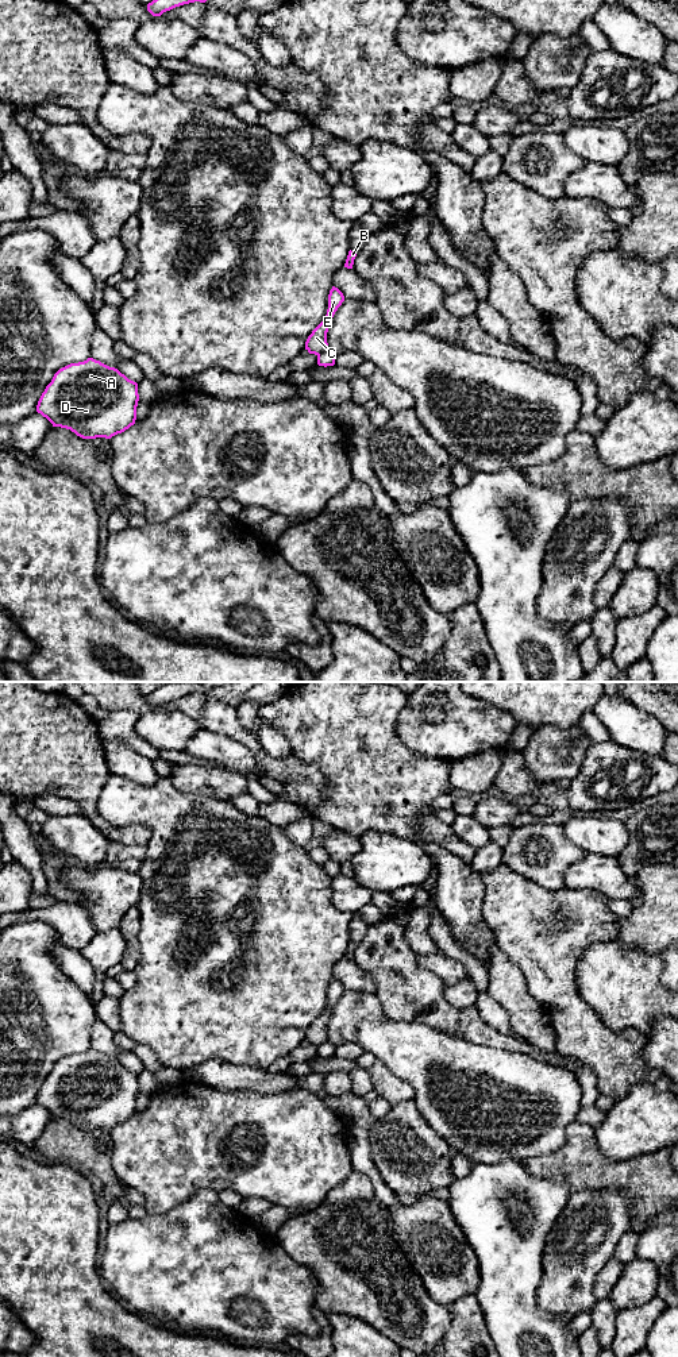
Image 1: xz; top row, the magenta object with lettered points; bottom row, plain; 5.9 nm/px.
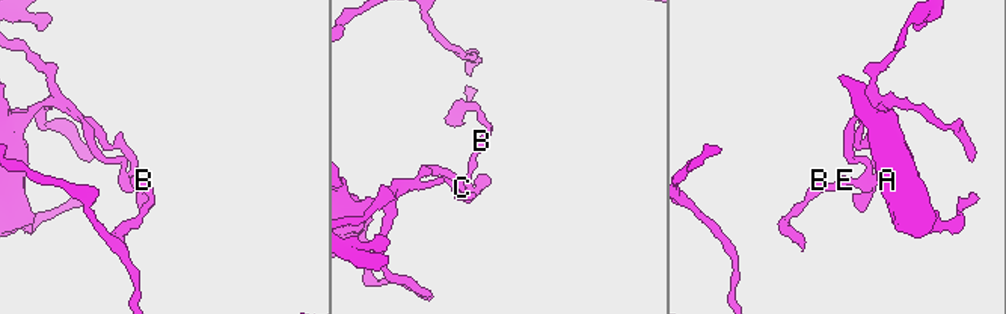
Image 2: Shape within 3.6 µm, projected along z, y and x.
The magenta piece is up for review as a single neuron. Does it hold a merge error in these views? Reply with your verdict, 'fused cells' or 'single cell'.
fused cells

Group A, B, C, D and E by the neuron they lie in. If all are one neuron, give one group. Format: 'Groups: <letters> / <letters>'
Groups: A D / B C E

